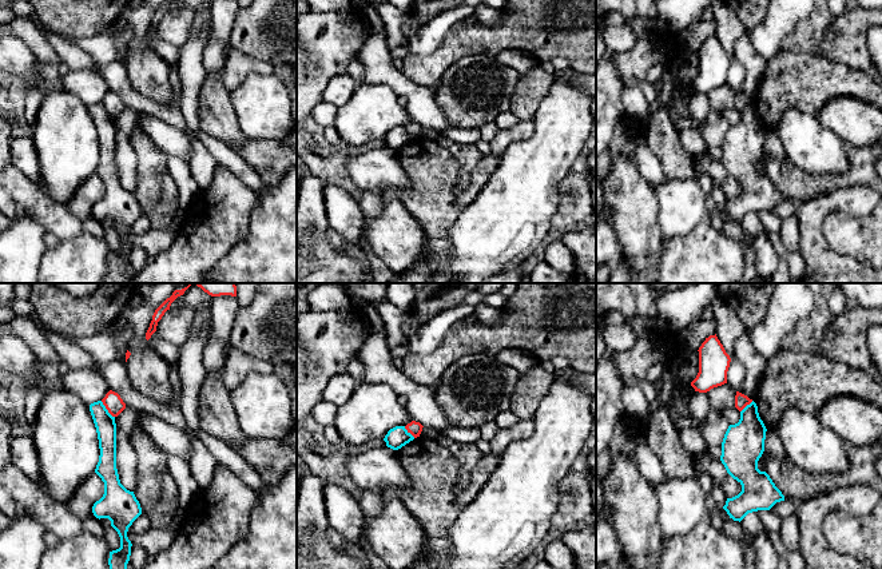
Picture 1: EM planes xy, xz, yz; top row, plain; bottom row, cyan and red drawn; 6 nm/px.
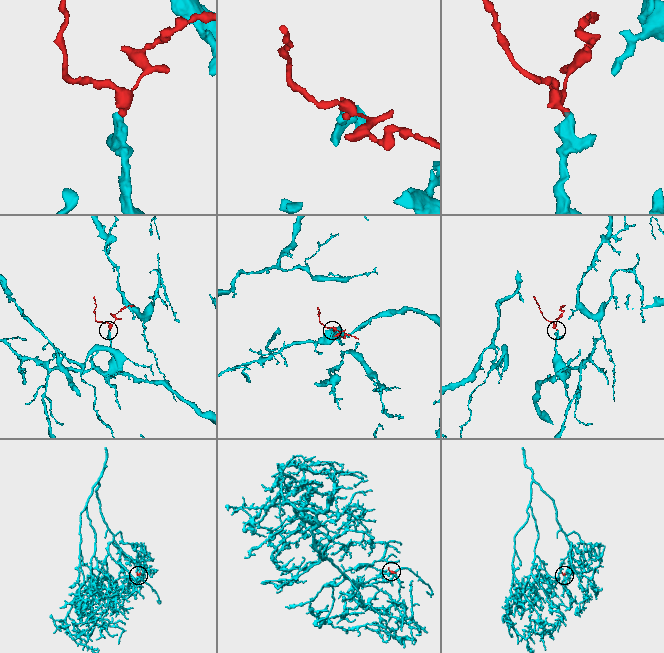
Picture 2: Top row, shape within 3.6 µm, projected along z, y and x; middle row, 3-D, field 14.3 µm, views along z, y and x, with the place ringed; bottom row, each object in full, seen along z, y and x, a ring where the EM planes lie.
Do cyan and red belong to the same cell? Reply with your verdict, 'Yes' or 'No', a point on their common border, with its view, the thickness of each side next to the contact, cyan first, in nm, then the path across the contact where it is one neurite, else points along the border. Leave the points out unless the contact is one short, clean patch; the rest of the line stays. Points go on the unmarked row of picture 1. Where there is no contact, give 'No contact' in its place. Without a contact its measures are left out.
No. Touches cyan at xy (106, 110). Thickness 130 nm (cyan) against 110 nm. Boundary: xy (100, 102), (114, 118)

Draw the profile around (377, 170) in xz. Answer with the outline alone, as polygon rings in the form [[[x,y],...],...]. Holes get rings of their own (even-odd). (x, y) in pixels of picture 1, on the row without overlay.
[[[388,147],[374,148],[346,159],[349,178],[362,191],[373,191],[384,200],[394,199],[389,188],[408,188],[409,178],[400,166],[398,154]]]

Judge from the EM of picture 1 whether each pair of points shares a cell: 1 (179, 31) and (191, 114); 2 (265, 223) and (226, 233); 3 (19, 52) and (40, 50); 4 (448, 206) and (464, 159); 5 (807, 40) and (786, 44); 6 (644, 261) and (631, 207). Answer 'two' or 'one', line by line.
1: two
2: two
3: two
4: two
5: one
6: one

